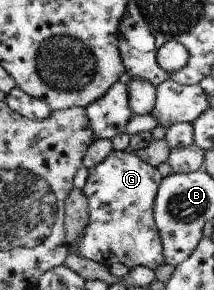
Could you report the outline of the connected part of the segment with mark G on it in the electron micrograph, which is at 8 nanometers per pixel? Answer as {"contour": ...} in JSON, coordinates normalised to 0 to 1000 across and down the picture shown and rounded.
{"contour":[[[523,521],[463,569],[411,590],[411,617],[388,666],[411,686],[411,772],[374,828],[350,845],[355,869],[416,900],[463,903],[509,921],[528,907],[575,907],[603,931],[640,917],[729,931],[766,907],[757,831],[715,755],[715,697],[757,621],[724,572],[696,569],[631,524]]]}

